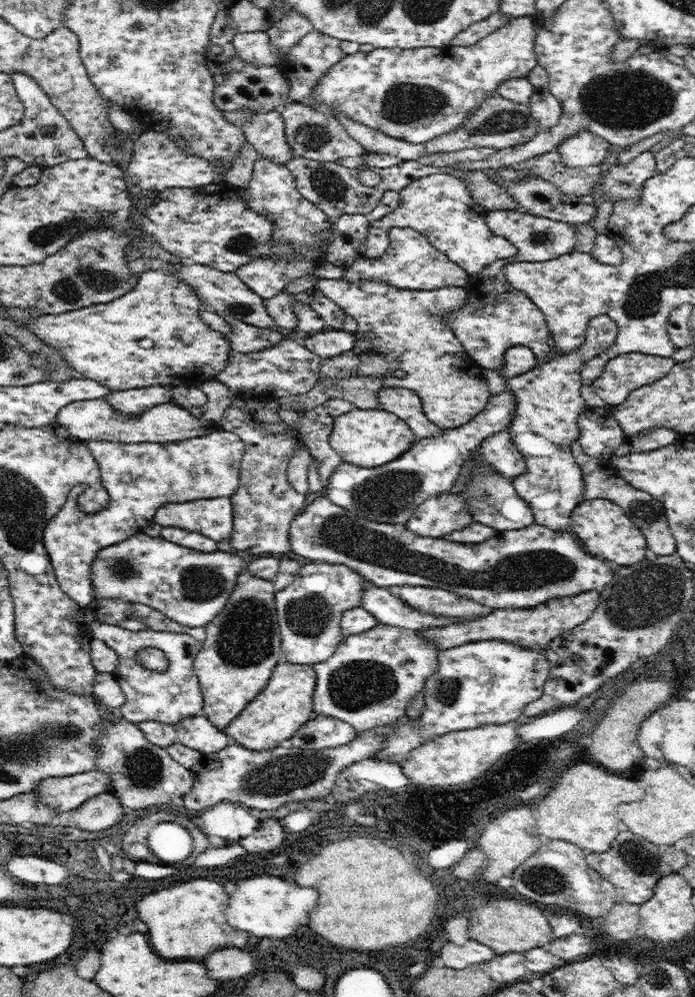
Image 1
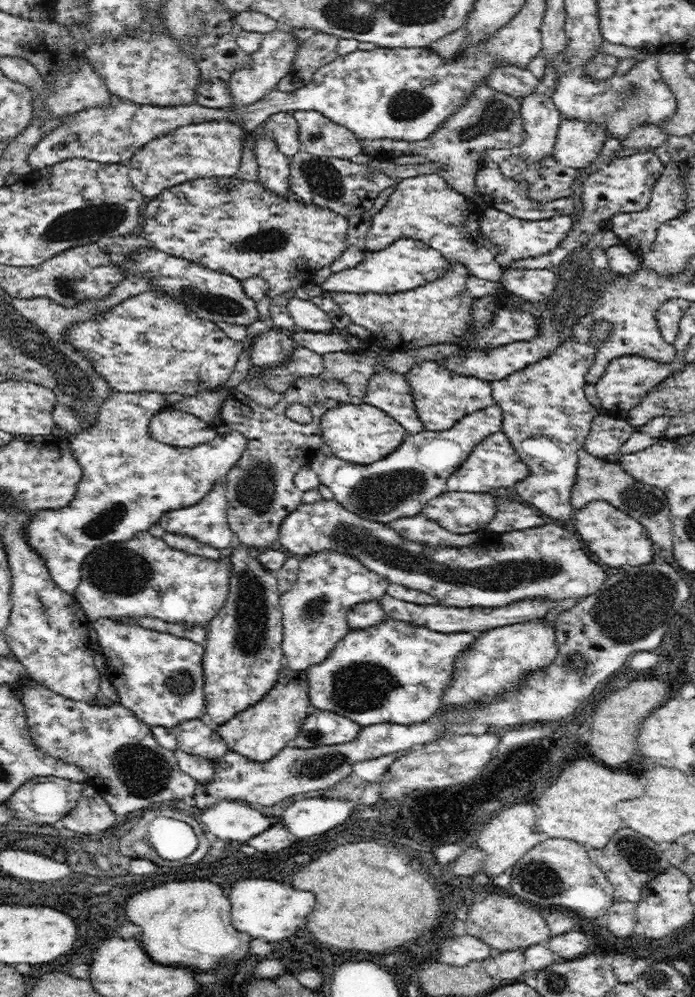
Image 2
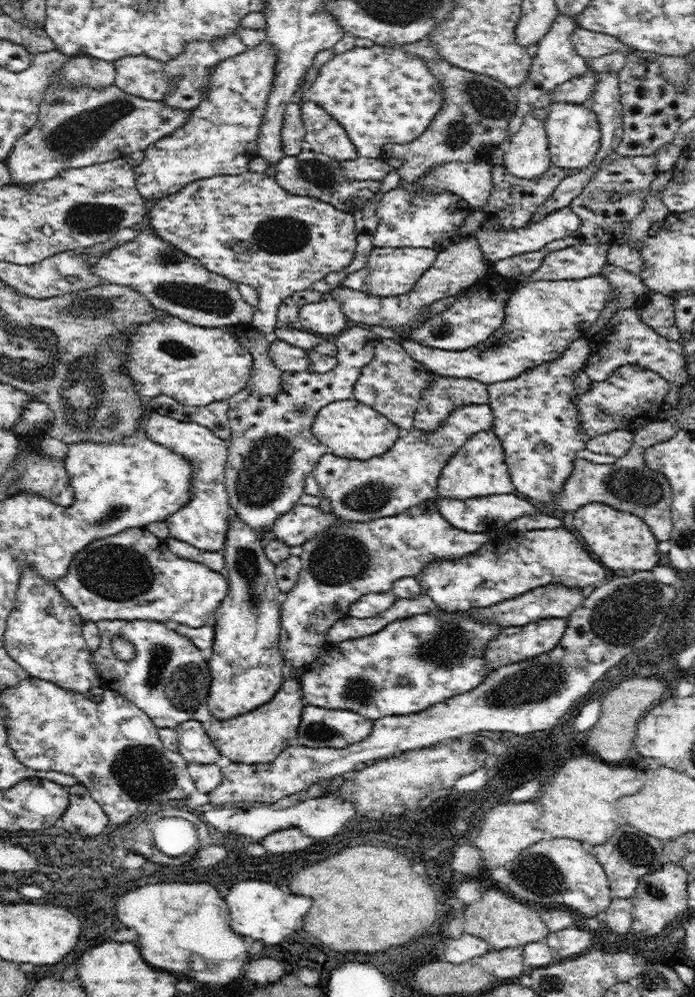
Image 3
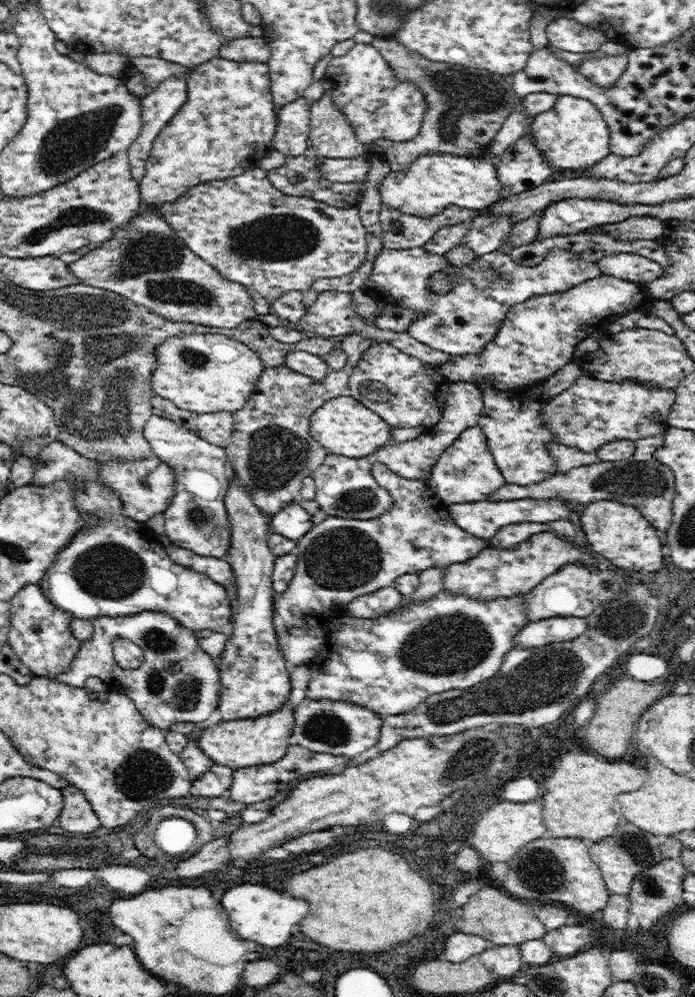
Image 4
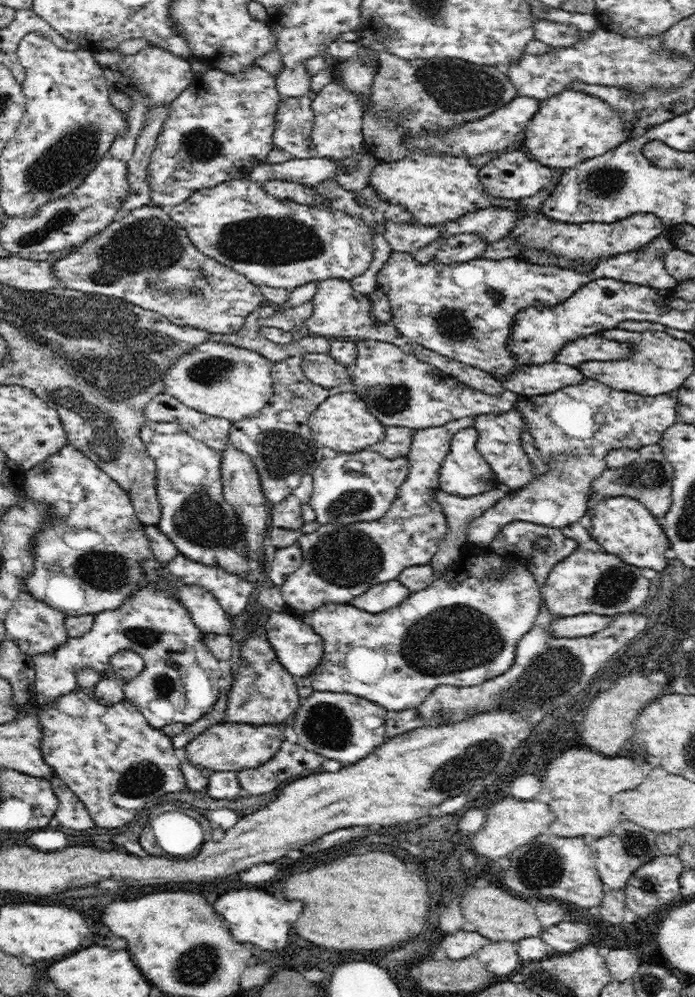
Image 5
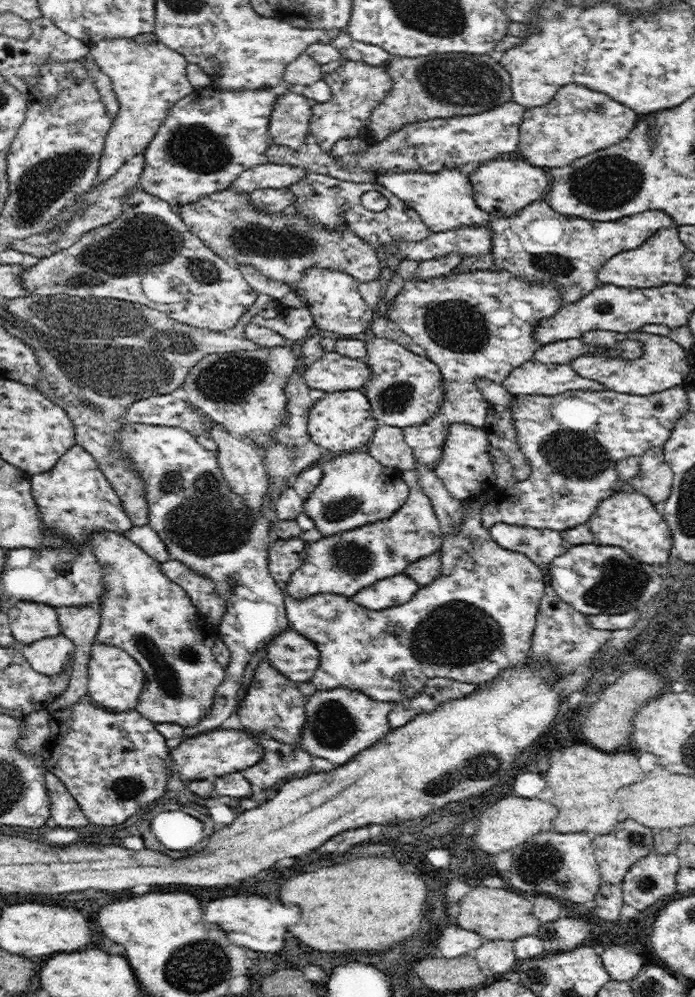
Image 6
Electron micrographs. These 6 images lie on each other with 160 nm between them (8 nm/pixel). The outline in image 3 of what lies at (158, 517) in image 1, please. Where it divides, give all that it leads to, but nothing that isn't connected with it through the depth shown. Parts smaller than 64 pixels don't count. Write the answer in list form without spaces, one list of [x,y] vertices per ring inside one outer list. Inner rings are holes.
[[[152,412],[149,419],[145,422],[145,433],[152,442],[164,445],[165,448],[180,454],[186,461],[192,463],[194,480],[192,480],[191,499],[184,508],[168,516],[168,519],[165,521],[169,528],[169,536],[176,540],[183,540],[204,551],[216,552],[224,549],[229,521],[233,515],[225,486],[228,441],[216,436],[214,432],[201,424],[193,423],[192,421],[176,420],[175,417],[164,416],[157,412]]]

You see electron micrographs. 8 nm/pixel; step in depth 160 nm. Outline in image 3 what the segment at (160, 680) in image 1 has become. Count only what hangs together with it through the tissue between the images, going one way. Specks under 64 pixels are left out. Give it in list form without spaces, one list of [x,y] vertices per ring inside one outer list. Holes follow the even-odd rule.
[[[99,620],[100,646],[92,653],[101,684],[136,704],[157,728],[176,728],[187,720],[212,720],[207,700],[212,677],[201,650],[188,638],[168,628],[166,622],[151,620]],[[115,636],[124,637],[136,647],[132,660],[120,660],[112,652]]]

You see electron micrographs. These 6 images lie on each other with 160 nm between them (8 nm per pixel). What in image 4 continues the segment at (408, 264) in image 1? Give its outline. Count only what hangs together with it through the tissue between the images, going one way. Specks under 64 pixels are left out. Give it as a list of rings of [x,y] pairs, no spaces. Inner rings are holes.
[[[423,247],[405,250],[384,248],[376,256],[372,272],[370,272],[368,280],[364,282],[362,290],[380,303],[395,304],[396,306],[419,312],[418,322],[408,327],[409,335],[429,347],[458,356],[480,354],[482,348],[488,342],[492,342],[496,332],[498,332],[498,328],[500,328],[500,324],[506,318],[508,310],[514,304],[524,302],[524,300],[528,300],[534,295],[540,296],[540,294],[548,294],[548,292],[564,292],[601,274],[602,271],[597,262],[586,262],[581,259],[579,254],[563,249],[553,249],[548,252],[544,260],[536,266],[516,264],[509,253],[502,253],[499,249],[484,256],[479,256],[479,259],[458,268],[458,266],[450,265],[444,255],[428,252]],[[436,272],[445,272],[449,276],[452,290],[442,294],[434,294],[428,291],[428,278],[432,274],[436,274]]]

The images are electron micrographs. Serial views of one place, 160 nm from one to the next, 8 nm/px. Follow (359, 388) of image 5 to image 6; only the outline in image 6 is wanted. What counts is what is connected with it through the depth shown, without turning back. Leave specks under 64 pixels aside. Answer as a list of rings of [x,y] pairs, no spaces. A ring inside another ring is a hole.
[[[375,336],[365,343],[364,361],[370,367],[372,376],[361,390],[369,400],[374,418],[379,424],[398,428],[426,424],[439,411],[445,395],[438,365],[383,336]]]

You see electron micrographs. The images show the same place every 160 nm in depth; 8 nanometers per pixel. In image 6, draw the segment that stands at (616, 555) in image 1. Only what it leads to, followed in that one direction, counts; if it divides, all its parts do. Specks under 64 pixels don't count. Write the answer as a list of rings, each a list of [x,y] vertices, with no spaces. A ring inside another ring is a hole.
[[[617,489],[613,495],[602,499],[597,507],[588,524],[600,545],[622,547],[630,556],[658,569],[668,562],[673,537],[663,515],[656,511],[648,496],[636,490],[626,493]]]

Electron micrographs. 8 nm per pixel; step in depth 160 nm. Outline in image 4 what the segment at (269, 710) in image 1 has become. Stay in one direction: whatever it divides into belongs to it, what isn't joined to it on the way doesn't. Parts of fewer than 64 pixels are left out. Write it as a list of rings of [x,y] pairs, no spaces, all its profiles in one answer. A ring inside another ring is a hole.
[[[289,702],[278,710],[258,716],[236,720],[220,721],[212,728],[204,729],[198,739],[200,748],[215,764],[231,769],[255,767],[256,764],[270,764],[280,760],[289,747],[288,739],[294,729],[294,707]]]

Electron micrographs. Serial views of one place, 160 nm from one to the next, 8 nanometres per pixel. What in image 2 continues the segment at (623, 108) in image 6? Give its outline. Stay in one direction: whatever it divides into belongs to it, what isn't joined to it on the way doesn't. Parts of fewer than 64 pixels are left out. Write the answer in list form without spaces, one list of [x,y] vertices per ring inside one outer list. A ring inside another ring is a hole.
[[[562,117],[552,155],[561,165],[585,170],[600,156],[605,130],[604,125]]]

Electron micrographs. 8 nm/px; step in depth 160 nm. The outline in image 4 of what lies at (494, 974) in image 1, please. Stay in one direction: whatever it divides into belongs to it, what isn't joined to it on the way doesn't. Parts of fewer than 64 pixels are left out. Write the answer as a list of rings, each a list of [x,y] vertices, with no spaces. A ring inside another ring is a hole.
[[[489,945],[488,949],[480,954],[480,960],[490,972],[498,976],[514,976],[522,972],[521,953],[518,945]]]

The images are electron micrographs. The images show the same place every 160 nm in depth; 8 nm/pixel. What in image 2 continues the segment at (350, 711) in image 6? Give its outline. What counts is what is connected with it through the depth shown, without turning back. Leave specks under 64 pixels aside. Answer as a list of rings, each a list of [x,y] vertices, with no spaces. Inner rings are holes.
[[[311,708],[295,743],[298,748],[347,743],[356,738],[360,729],[359,724],[347,716]]]

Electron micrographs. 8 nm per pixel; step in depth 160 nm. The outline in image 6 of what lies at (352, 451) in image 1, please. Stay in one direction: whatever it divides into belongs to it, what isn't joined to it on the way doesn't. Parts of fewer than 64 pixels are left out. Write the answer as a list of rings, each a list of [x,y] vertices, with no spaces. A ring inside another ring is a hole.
[[[361,389],[326,393],[310,409],[307,431],[311,439],[332,454],[350,453],[364,444],[369,444],[379,425],[371,411],[369,400]]]

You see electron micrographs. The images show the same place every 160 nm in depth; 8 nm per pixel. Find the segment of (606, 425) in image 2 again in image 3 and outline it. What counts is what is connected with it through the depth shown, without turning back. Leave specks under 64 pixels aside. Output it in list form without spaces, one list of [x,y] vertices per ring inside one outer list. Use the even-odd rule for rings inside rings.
[[[626,427],[614,428],[606,434],[592,436],[586,443],[586,449],[595,454],[608,454],[616,459],[625,456],[632,447],[634,432]]]

